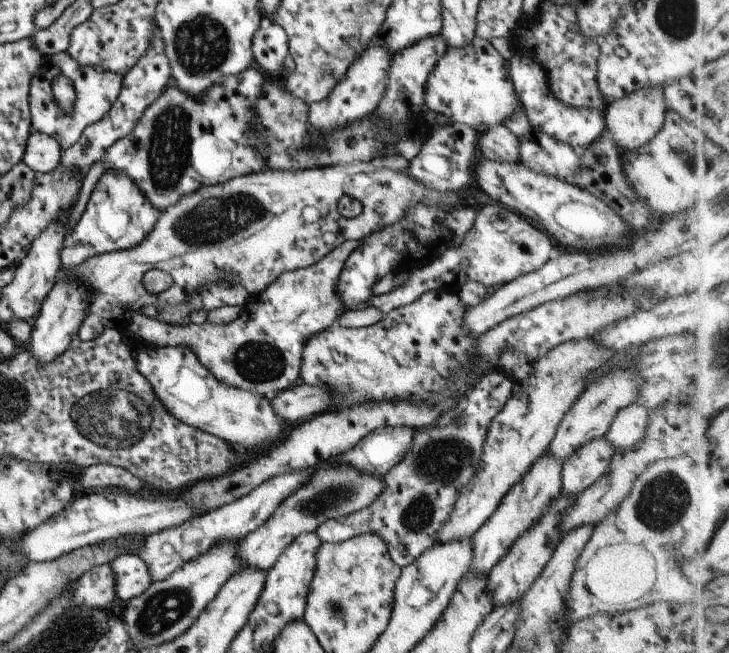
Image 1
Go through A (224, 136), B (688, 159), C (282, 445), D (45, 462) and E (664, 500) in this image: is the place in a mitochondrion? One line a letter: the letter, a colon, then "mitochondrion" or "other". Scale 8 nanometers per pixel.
A: other
B: mitochondrion
C: other
D: other
E: mitochondrion

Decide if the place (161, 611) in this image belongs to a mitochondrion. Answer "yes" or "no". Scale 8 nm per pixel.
yes

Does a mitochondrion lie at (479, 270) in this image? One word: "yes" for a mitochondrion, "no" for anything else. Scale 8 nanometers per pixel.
no

